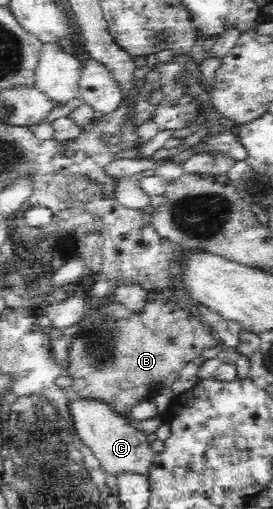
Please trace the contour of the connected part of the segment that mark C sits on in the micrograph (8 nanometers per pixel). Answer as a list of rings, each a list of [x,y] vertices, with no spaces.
[[[73,400],[70,406],[81,441],[93,451],[107,475],[139,474],[151,479],[156,452],[151,450],[147,431],[131,426],[128,417],[117,415],[111,407],[99,401]]]

